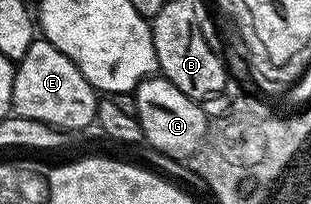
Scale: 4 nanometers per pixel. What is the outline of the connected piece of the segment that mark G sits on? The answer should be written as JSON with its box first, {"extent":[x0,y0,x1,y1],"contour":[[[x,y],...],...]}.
{"extent":[134,74,209,161],"contour":[[[163,74],[144,77],[134,95],[138,102],[136,120],[141,124],[146,144],[176,160],[187,161],[191,158],[204,140],[204,132],[208,128],[209,117],[204,115],[203,107],[182,94],[182,90],[178,90],[178,86],[174,86],[174,82],[167,80]]]}

